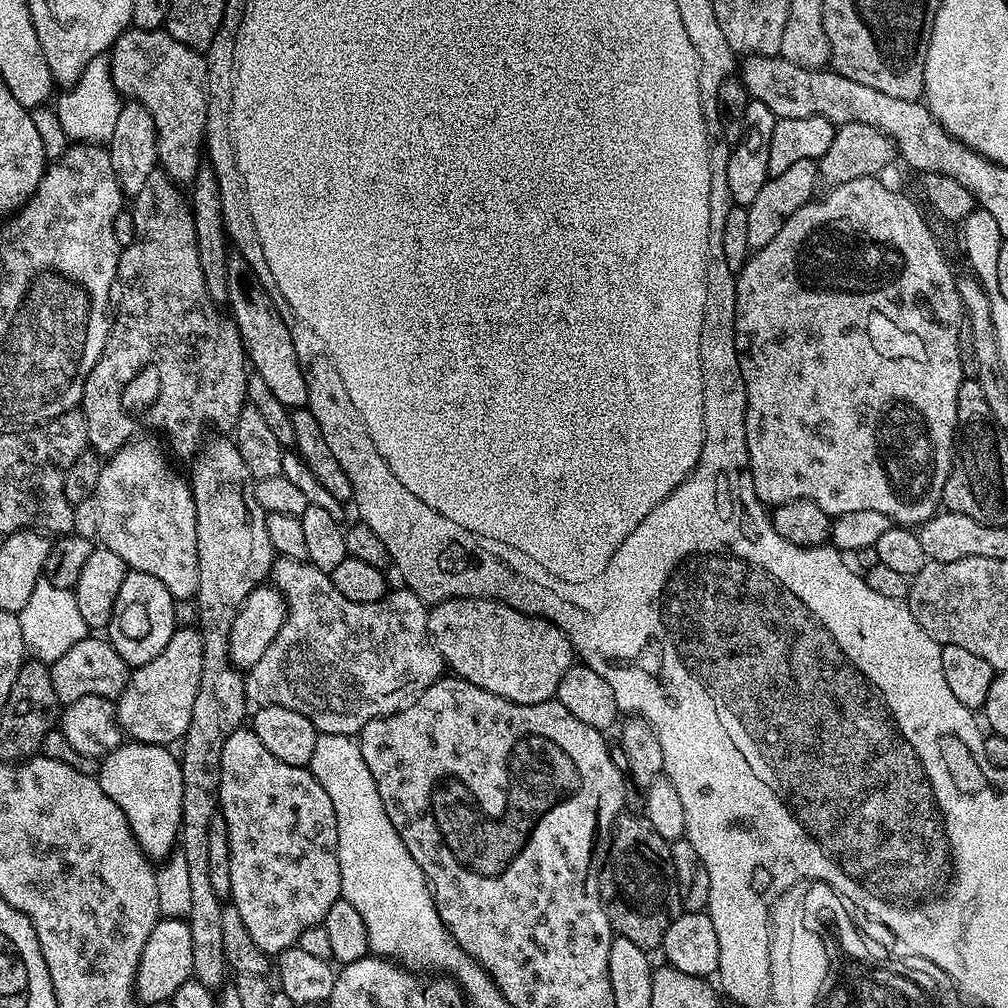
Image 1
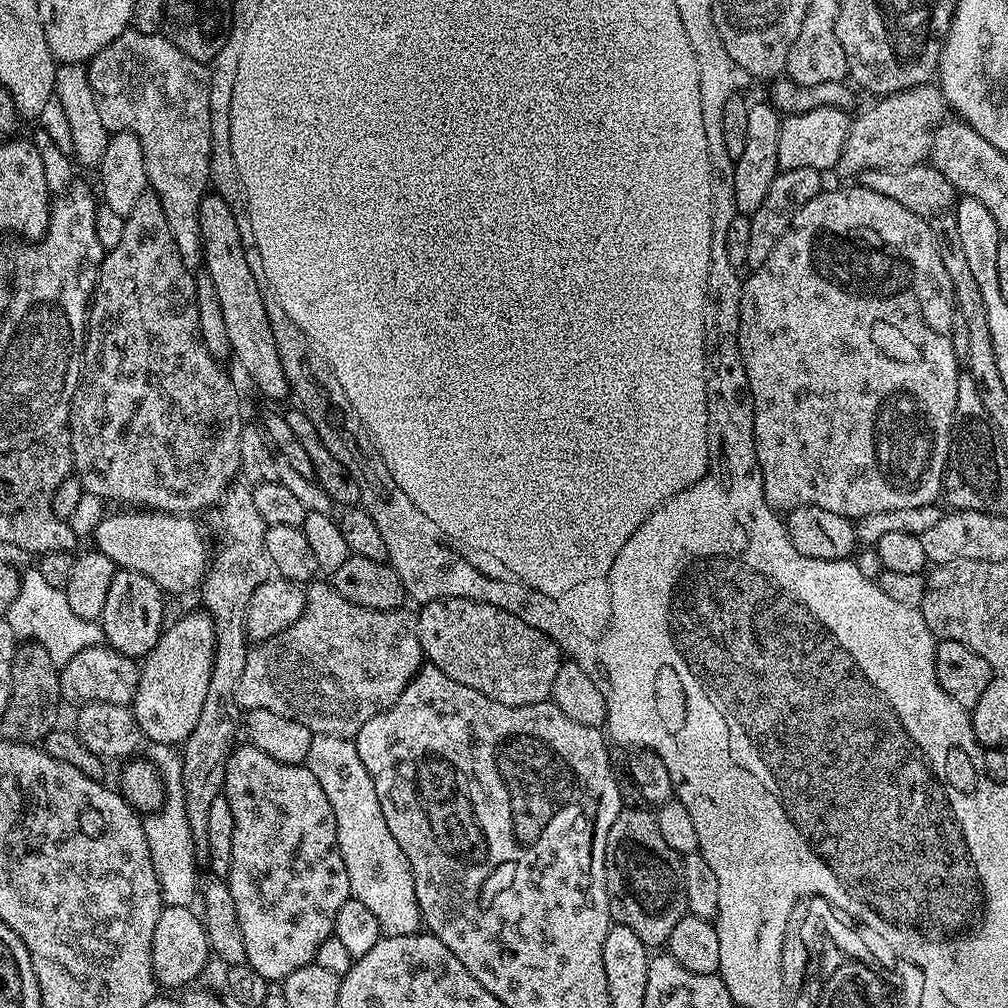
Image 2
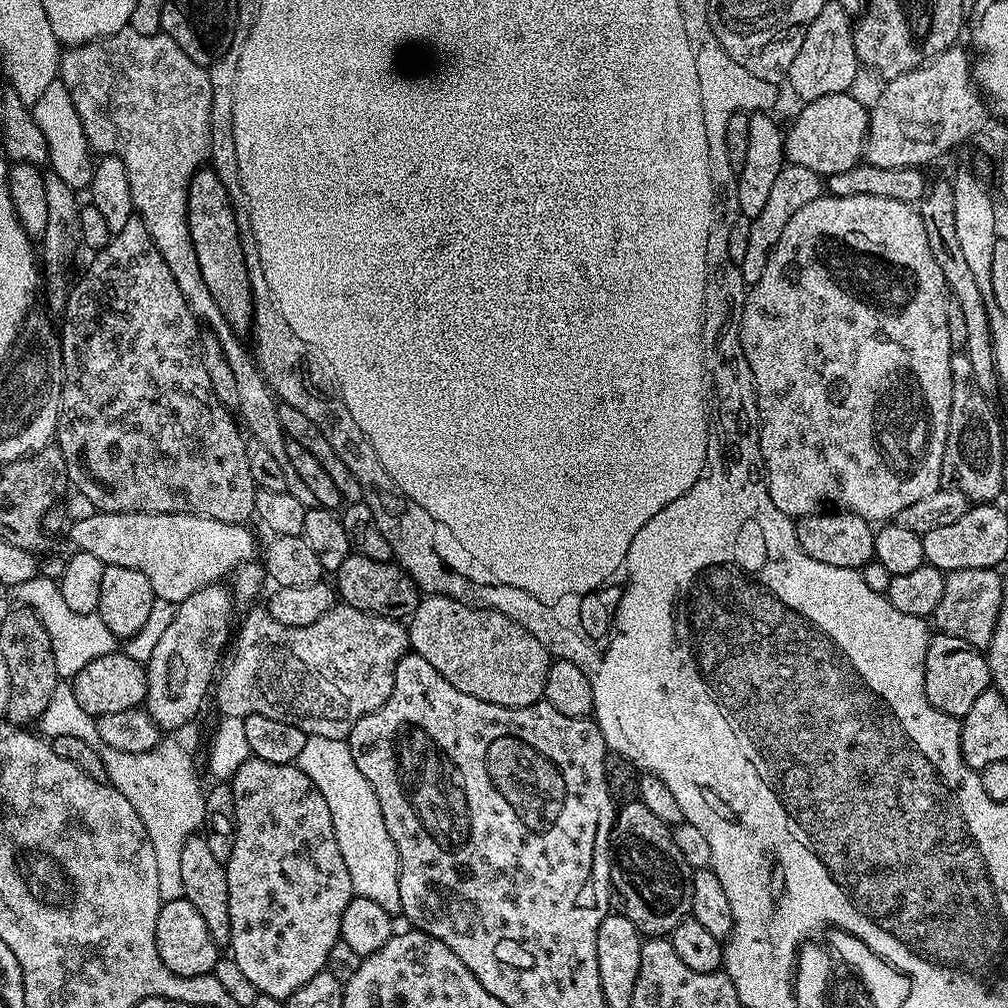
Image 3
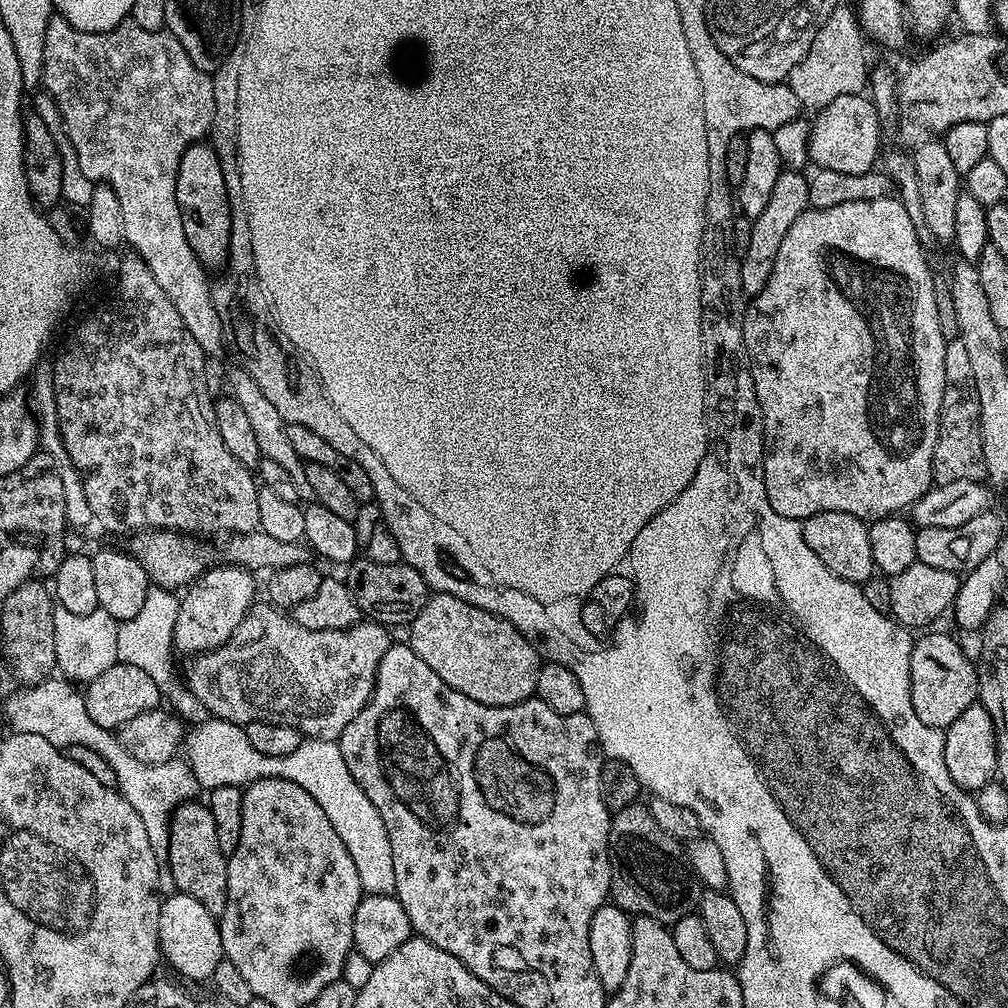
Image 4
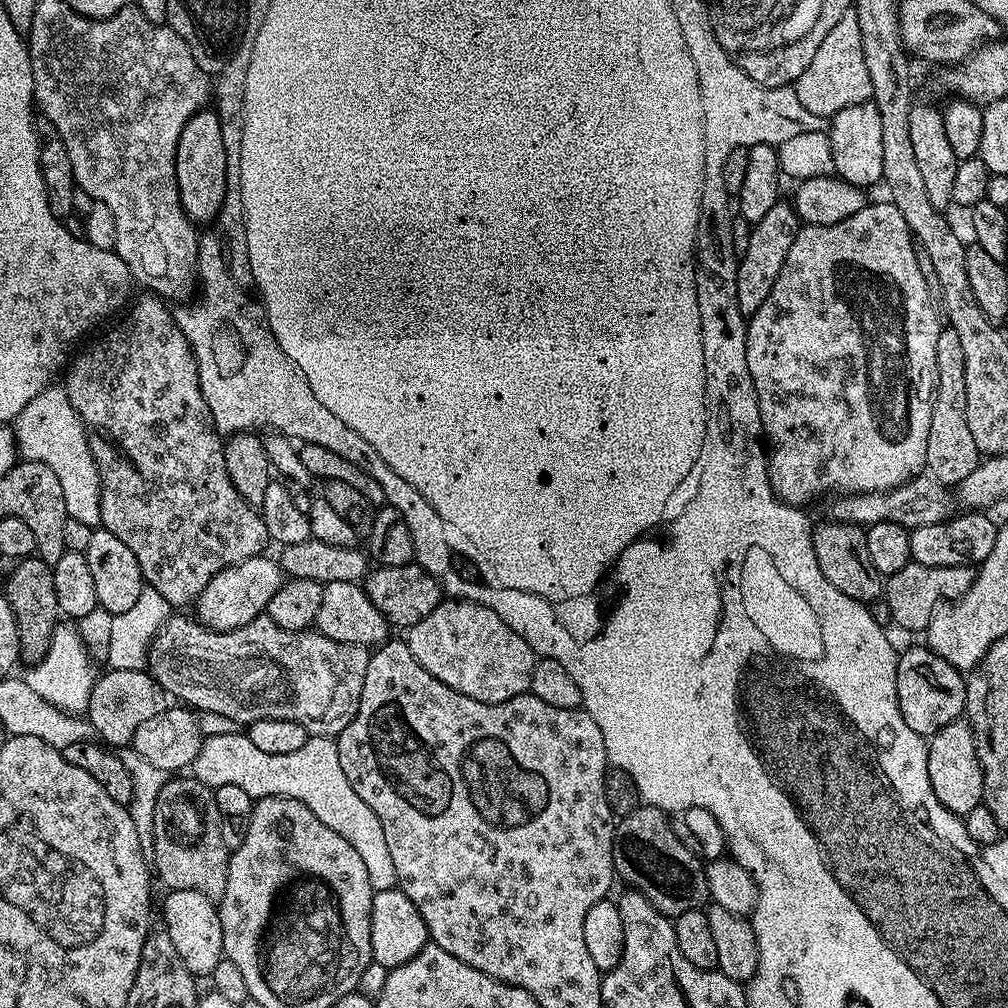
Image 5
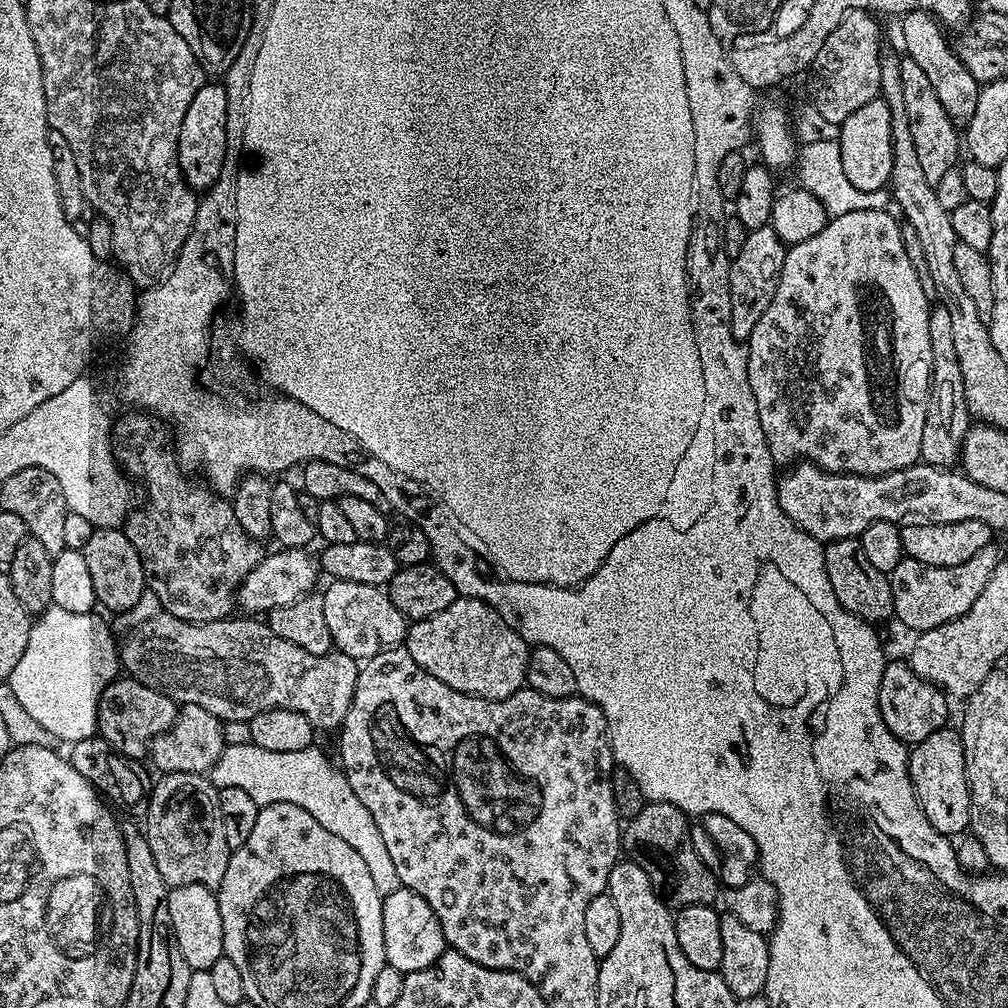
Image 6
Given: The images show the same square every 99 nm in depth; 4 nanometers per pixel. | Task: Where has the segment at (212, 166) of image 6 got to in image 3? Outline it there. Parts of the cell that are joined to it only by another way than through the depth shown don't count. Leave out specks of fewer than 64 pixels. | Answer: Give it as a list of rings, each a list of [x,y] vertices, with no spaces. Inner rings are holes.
[[[210,166],[199,168],[190,180],[188,225],[190,238],[194,242],[194,254],[198,254],[202,278],[206,281],[218,310],[222,310],[222,318],[230,322],[236,333],[247,333],[254,323],[254,309],[250,274],[246,270],[242,238],[236,221],[236,204],[233,193],[222,186],[222,178],[218,178],[218,174]]]

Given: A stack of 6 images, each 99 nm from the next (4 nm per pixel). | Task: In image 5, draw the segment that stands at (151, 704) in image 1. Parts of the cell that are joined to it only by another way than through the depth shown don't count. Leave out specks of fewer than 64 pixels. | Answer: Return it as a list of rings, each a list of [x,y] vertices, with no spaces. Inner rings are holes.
[[[268,554],[246,558],[246,562],[238,562],[238,566],[230,566],[210,578],[206,590],[202,590],[195,602],[195,619],[216,632],[229,632],[238,626],[246,626],[267,609],[270,598],[278,594],[285,579],[286,575],[279,563],[273,557],[271,560]]]

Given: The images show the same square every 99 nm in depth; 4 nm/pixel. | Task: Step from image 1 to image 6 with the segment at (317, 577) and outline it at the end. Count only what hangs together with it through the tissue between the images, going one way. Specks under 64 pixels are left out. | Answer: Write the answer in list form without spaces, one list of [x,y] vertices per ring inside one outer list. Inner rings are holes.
[[[161,614],[142,622],[123,637],[125,640],[124,644],[122,640],[119,645],[118,659],[123,671],[131,679],[142,682],[142,686],[150,686],[150,690],[166,694],[171,700],[175,700],[177,705],[202,706],[202,710],[210,710],[210,714],[214,714],[222,722],[250,721],[254,714],[281,708],[306,714],[313,729],[339,729],[354,698],[356,679],[360,673],[357,661],[335,650],[324,656],[315,656],[294,646],[294,642],[286,642],[286,638],[278,638],[278,634],[274,634],[274,630],[270,630],[263,619],[236,619],[195,624],[182,618]]]

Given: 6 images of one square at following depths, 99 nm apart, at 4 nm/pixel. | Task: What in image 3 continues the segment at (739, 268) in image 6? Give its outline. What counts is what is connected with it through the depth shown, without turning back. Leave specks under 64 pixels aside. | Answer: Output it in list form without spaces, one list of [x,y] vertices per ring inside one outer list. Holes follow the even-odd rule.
[[[785,163],[784,169],[778,174],[774,187],[770,190],[762,214],[751,217],[750,243],[746,250],[746,258],[742,258],[739,264],[745,285],[756,284],[758,278],[762,278],[762,270],[766,270],[766,262],[778,238],[782,238],[782,230],[786,230],[786,222],[790,222],[790,218],[794,218],[794,214],[798,214],[798,210],[802,210],[806,202],[814,202],[814,198],[821,196],[825,188],[825,181],[818,174],[814,174],[814,170],[806,166]]]

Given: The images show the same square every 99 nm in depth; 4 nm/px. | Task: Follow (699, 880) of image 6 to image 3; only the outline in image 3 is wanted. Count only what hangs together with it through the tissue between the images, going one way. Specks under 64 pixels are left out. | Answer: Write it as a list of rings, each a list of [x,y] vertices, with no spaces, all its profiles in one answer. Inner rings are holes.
[[[628,803],[623,805],[616,813],[616,819],[612,821],[612,838],[610,841],[614,851],[611,853],[612,869],[610,870],[610,889],[614,897],[614,904],[618,907],[619,915],[630,918],[634,926],[640,931],[641,937],[653,936],[667,937],[692,911],[692,874],[693,869],[678,854],[674,847],[672,828],[662,823],[642,803]]]

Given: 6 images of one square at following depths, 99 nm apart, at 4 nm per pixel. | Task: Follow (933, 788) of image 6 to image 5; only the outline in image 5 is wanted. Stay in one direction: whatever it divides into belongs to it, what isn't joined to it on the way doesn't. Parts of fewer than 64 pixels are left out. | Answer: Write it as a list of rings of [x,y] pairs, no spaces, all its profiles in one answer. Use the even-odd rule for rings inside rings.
[[[961,718],[942,726],[928,740],[928,777],[934,786],[934,794],[958,817],[965,817],[974,810],[974,806],[981,804],[984,798],[984,787],[982,786],[982,770],[978,762],[978,754],[974,746],[974,734],[972,728],[968,725],[967,719]]]

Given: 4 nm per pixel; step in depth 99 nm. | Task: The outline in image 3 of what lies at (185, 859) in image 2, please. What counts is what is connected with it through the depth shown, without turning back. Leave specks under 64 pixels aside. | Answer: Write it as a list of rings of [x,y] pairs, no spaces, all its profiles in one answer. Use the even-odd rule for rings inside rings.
[[[60,682],[50,696],[46,710],[42,710],[38,732],[41,737],[52,740],[81,739],[98,751],[98,756],[106,766],[107,781],[130,802],[130,806],[137,811],[142,826],[146,827],[154,858],[157,859],[161,903],[181,900],[185,894],[182,883],[182,849],[189,837],[203,827],[205,818],[205,793],[203,786],[200,786],[194,758],[184,745],[172,740],[174,738],[161,739],[154,751],[145,753],[127,753],[115,749],[102,740],[96,722],[97,717],[86,714],[86,710],[78,706],[78,698],[74,698],[71,683]]]

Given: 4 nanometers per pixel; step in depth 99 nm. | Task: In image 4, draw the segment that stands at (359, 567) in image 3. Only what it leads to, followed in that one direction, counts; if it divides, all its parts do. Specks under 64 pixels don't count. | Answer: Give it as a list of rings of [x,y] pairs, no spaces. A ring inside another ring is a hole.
[[[357,558],[347,565],[346,572],[348,589],[361,613],[369,621],[385,626],[411,625],[412,619],[420,613],[422,606],[426,606],[430,595],[428,583],[422,578],[422,574],[418,574],[418,570],[403,562],[382,566],[382,562]]]

